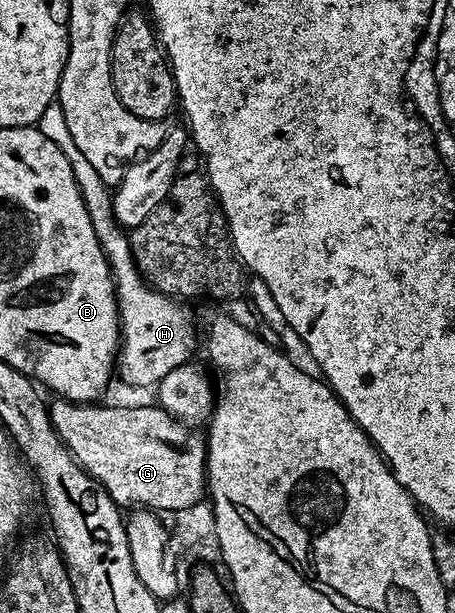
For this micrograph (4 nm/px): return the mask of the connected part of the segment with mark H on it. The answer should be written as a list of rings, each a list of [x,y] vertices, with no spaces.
[[[57,103],[44,107],[44,115],[40,115],[36,126],[60,151],[64,151],[64,159],[68,159],[68,167],[72,167],[72,175],[78,184],[80,195],[86,204],[88,219],[92,223],[92,231],[96,231],[96,239],[108,261],[110,274],[114,280],[114,294],[118,300],[118,332],[120,348],[116,358],[116,373],[129,384],[157,386],[168,371],[173,371],[181,364],[189,362],[194,347],[200,343],[200,329],[194,326],[194,317],[190,314],[189,304],[179,298],[156,290],[142,277],[133,261],[132,247],[127,232],[114,218],[114,198],[111,186],[88,163],[80,147],[72,140],[72,131],[68,131],[68,123],[64,119],[64,111]]]

